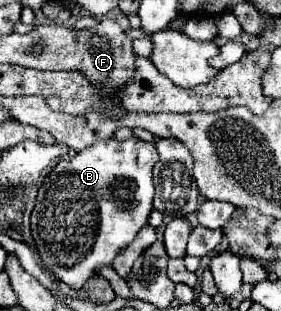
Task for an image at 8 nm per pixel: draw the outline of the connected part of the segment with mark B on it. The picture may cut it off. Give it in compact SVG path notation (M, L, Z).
M137 137L127 141L105 139L87 147L85 151L79 151L69 161L59 161L45 177L31 213L31 235L41 255L43 267L47 267L59 281L67 283L75 291L83 289L101 267L111 267L115 255L119 255L119 251L123 251L135 239L141 227L147 225L149 213L153 211L155 193L151 169L157 161L159 155L155 145Z

